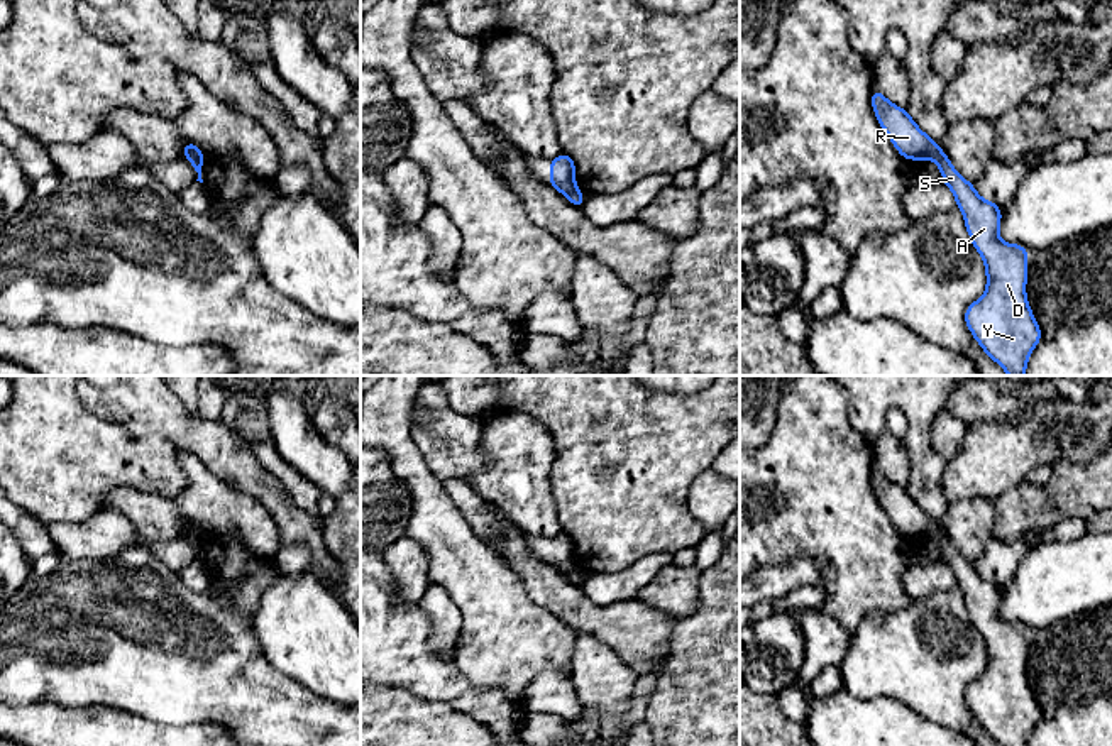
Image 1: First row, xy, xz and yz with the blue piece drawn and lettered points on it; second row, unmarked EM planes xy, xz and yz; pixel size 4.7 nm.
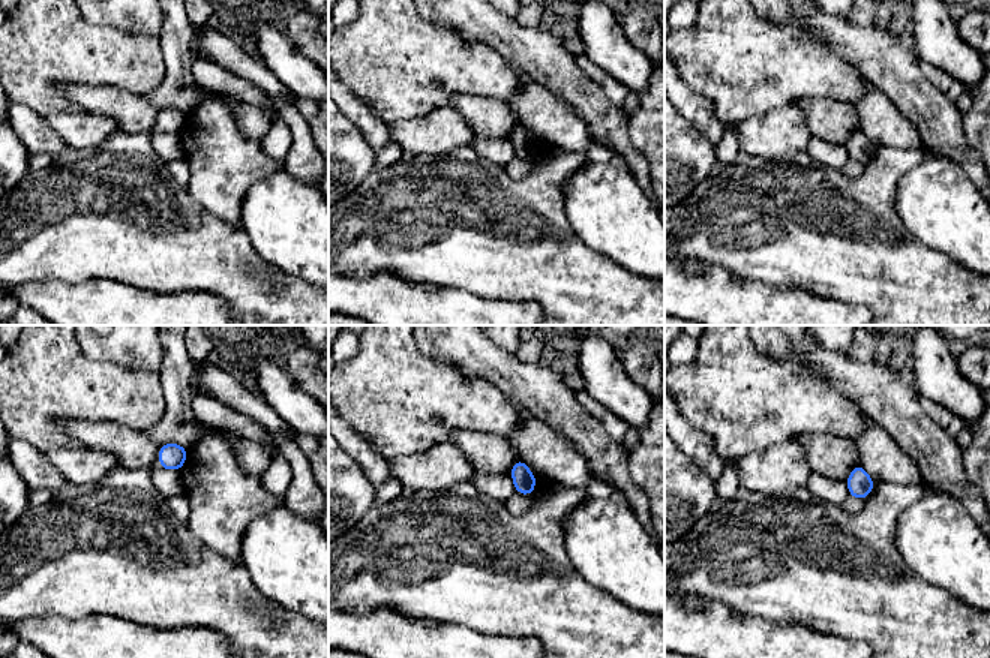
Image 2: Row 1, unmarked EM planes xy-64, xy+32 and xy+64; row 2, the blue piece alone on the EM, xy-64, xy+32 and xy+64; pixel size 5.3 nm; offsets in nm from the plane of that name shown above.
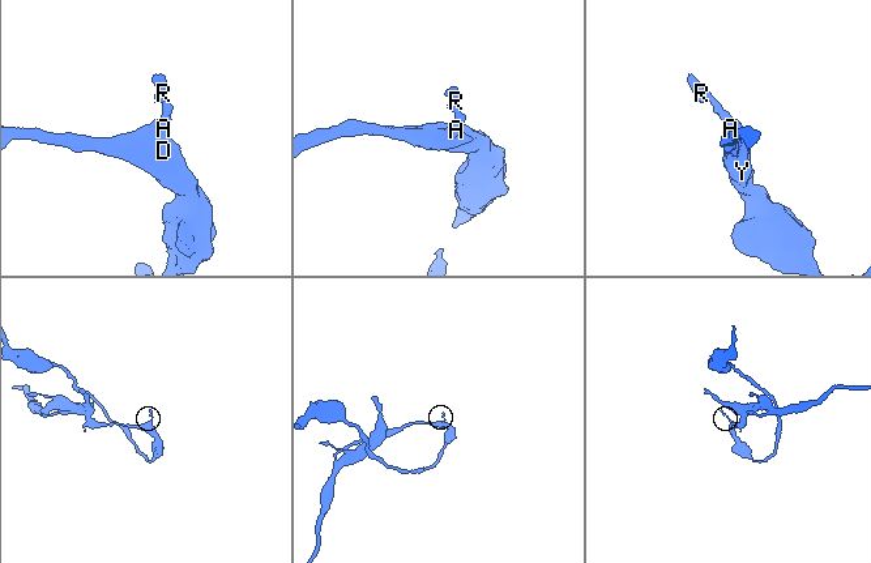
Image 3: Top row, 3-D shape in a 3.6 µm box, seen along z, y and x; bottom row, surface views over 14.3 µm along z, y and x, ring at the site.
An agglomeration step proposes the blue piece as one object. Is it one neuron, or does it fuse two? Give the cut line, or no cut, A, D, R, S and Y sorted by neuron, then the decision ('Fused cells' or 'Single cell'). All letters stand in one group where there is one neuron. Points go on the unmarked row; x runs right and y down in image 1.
Split along xz (576, 567), (566, 574). Groups: A D S Y / R. Fused cells

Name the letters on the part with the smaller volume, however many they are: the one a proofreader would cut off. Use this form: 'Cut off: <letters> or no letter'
Cut off: R

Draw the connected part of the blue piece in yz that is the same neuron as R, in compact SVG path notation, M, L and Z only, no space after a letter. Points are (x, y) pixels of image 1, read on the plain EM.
M877 467L872 470L872 485L880 506L904 538L928 540L934 536L939 523L926 514L904 487L889 480Z

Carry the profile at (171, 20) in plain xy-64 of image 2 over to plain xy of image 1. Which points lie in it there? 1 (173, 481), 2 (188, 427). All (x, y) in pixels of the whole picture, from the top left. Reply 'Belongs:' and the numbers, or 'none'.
Belongs: none

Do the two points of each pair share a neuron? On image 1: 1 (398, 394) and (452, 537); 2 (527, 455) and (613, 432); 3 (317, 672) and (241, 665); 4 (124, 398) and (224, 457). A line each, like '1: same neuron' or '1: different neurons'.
1: same neuron
2: different neurons
3: different neurons
4: same neuron

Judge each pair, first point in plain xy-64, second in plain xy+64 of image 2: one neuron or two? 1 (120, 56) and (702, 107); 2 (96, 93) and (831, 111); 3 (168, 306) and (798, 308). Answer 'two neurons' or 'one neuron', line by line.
1: two neurons
2: one neuron
3: one neuron

